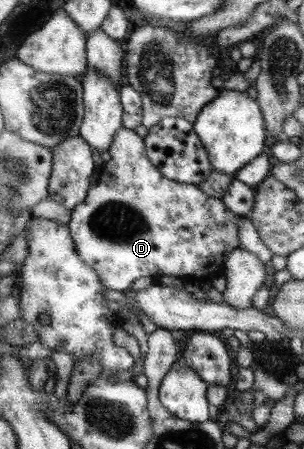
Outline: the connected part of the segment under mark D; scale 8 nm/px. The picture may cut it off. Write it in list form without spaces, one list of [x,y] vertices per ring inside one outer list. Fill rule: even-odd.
[[[122,126],[116,131],[116,135],[112,139],[112,145],[109,146],[107,153],[109,153],[110,160],[105,163],[100,170],[102,177],[88,190],[88,195],[84,201],[70,211],[71,219],[69,219],[69,222],[66,224],[69,233],[72,235],[72,239],[76,241],[76,249],[80,255],[80,259],[97,273],[100,277],[100,283],[104,285],[105,289],[125,292],[129,289],[131,283],[133,283],[135,279],[139,279],[139,277],[158,277],[161,275],[169,275],[180,279],[189,277],[190,279],[200,281],[209,279],[216,280],[223,270],[225,257],[227,257],[229,252],[239,247],[236,224],[238,219],[241,218],[240,215],[233,215],[233,211],[229,211],[229,209],[225,207],[223,200],[205,195],[203,191],[197,189],[197,186],[177,183],[161,175],[159,169],[148,159],[144,138],[139,137],[133,130],[127,127]],[[179,229],[191,232],[191,237],[189,237],[189,239],[182,239],[179,233],[177,233]]]

